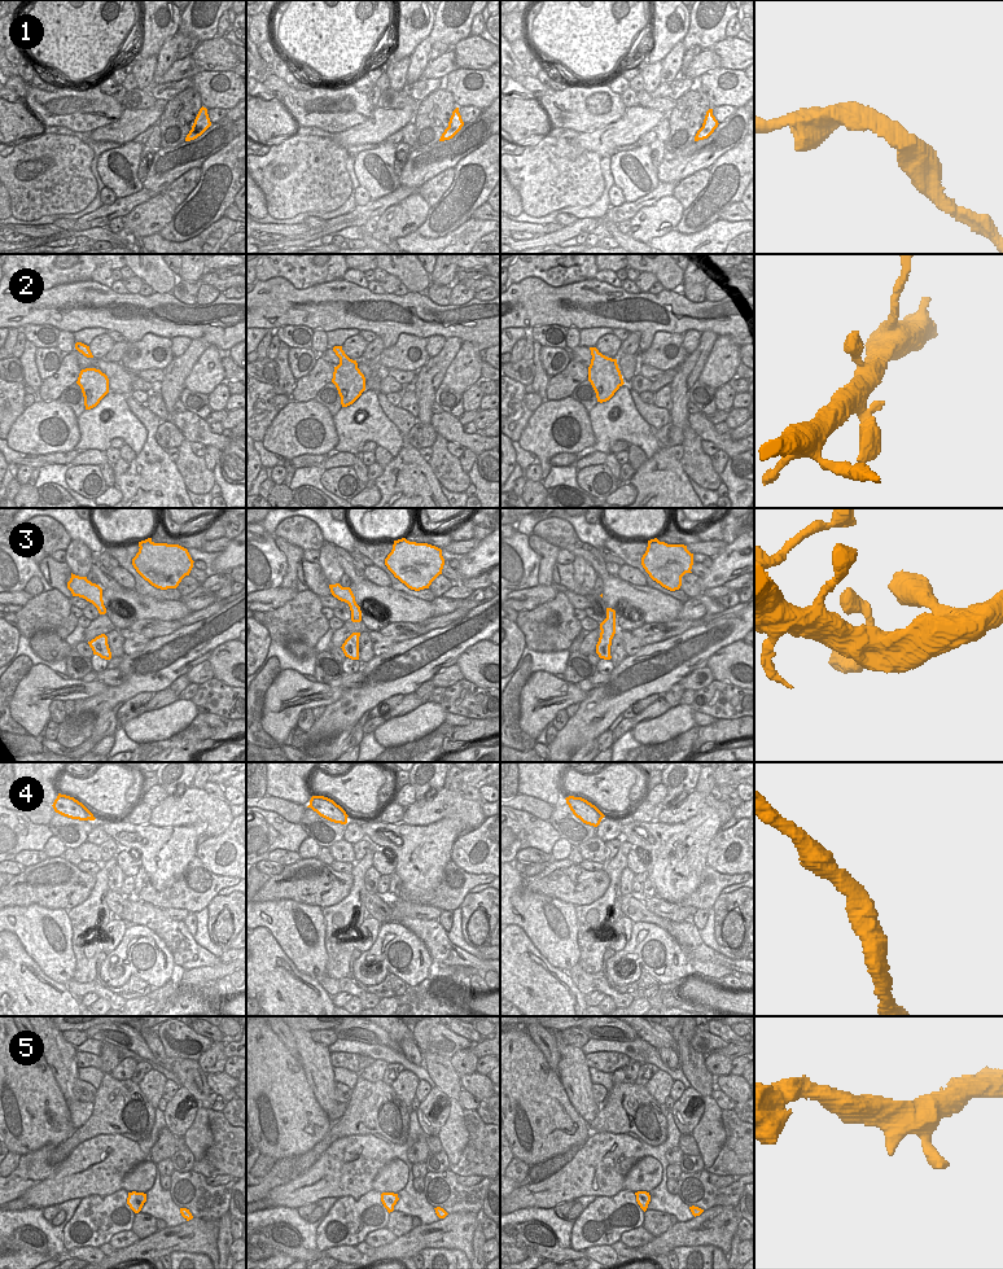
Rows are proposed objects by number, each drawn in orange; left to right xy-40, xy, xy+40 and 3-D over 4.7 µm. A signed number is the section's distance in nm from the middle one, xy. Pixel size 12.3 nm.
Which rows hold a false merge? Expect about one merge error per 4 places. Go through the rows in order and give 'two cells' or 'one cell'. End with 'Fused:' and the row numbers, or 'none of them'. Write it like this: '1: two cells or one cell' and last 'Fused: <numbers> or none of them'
1: one cell
2: one cell
3: one cell
4: one cell
5: one cell
Fused: none of them

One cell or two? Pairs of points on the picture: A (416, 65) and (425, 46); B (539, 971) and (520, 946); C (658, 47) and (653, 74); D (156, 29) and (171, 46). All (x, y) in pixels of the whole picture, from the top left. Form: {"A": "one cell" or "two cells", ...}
{"A": "one cell", "B": "one cell", "C": "two cells", "D": "two cells"}

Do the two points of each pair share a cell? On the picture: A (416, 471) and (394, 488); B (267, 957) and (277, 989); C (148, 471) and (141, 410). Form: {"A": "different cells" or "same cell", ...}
{"A": "same cell", "B": "same cell", "C": "same cell"}

